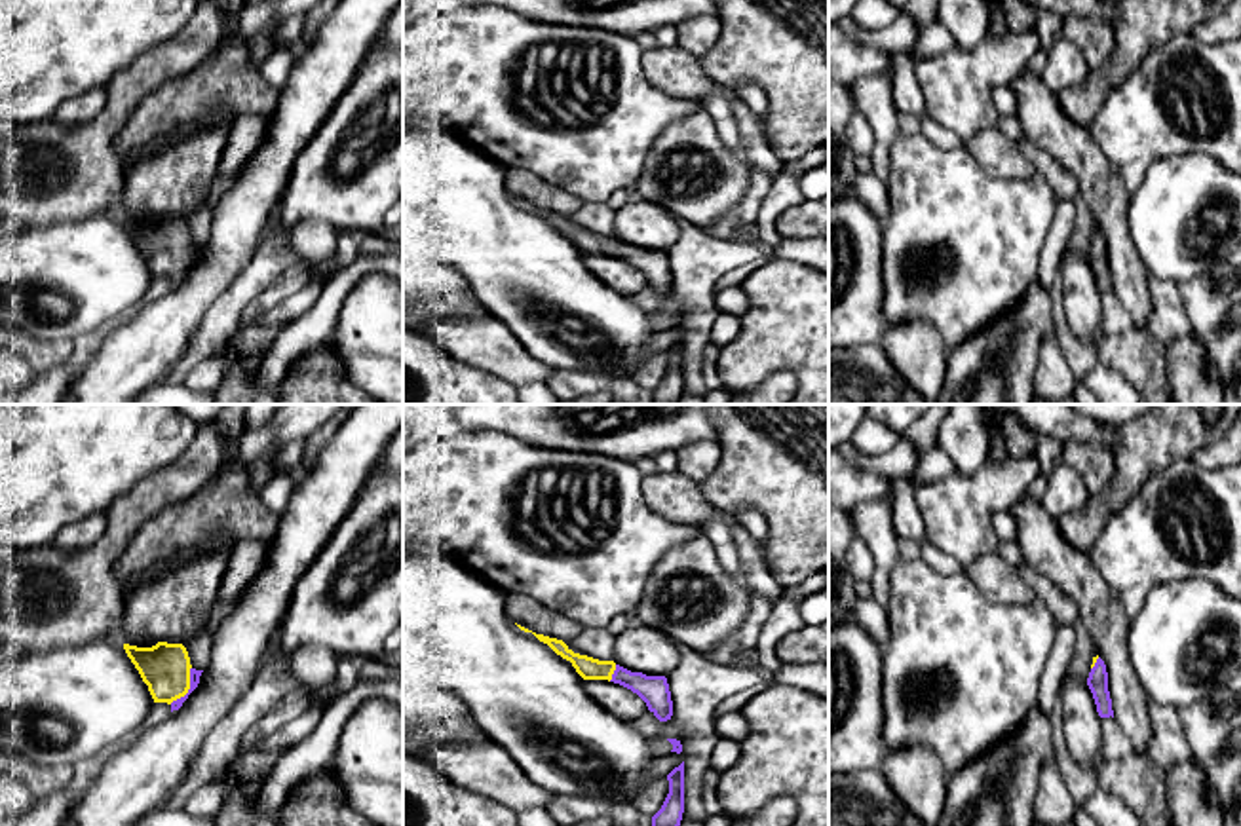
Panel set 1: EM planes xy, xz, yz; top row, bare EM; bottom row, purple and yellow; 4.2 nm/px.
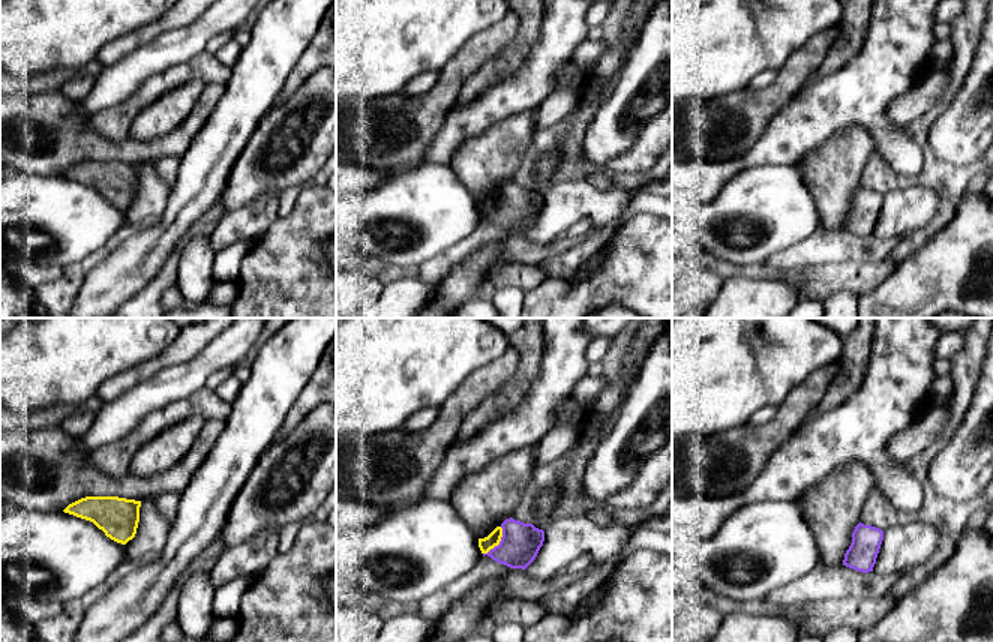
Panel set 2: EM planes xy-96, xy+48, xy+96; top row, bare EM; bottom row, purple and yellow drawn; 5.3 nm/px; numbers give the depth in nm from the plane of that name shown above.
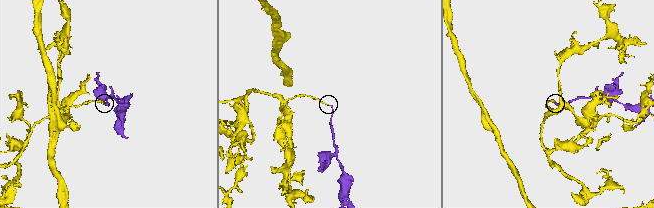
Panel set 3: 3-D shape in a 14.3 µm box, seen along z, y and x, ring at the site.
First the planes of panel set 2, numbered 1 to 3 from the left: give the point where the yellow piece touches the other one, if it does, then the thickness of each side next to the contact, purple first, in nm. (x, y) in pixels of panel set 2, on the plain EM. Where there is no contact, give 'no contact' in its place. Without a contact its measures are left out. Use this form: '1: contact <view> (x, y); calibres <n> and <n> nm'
1: no contact
2: contact xy+48 (500, 207); calibres 220 and 70 nm
3: no contact

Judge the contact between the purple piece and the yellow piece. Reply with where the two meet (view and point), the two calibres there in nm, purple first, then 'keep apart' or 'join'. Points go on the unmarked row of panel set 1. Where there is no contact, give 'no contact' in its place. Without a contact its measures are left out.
xy (190, 262) | 50/200 nm | join

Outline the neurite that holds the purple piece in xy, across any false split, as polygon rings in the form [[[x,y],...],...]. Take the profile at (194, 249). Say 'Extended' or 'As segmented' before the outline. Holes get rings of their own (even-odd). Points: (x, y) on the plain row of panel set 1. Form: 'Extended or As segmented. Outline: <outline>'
Extended. Outline: [[[158,216],[152,222],[124,218],[124,224],[148,260],[154,277],[167,277],[171,287],[179,285],[200,258],[203,245],[190,239],[182,218]]]

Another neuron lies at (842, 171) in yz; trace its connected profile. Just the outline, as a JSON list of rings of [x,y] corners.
[[[836,85],[834,106],[829,108],[829,205],[855,194],[855,154],[846,139],[846,125],[857,112],[857,85]]]

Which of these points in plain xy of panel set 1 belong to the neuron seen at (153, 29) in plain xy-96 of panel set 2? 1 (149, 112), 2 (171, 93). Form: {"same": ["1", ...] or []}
{"same": []}

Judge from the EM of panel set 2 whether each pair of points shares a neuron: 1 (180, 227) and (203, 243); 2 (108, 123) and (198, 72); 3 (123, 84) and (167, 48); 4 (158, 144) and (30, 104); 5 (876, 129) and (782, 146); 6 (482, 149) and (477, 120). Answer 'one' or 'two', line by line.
1: two
2: one
3: one
4: one
5: one
6: two

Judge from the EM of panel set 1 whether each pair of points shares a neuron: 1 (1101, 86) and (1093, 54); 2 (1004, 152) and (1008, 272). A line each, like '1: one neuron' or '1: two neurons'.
1: two neurons
2: two neurons

